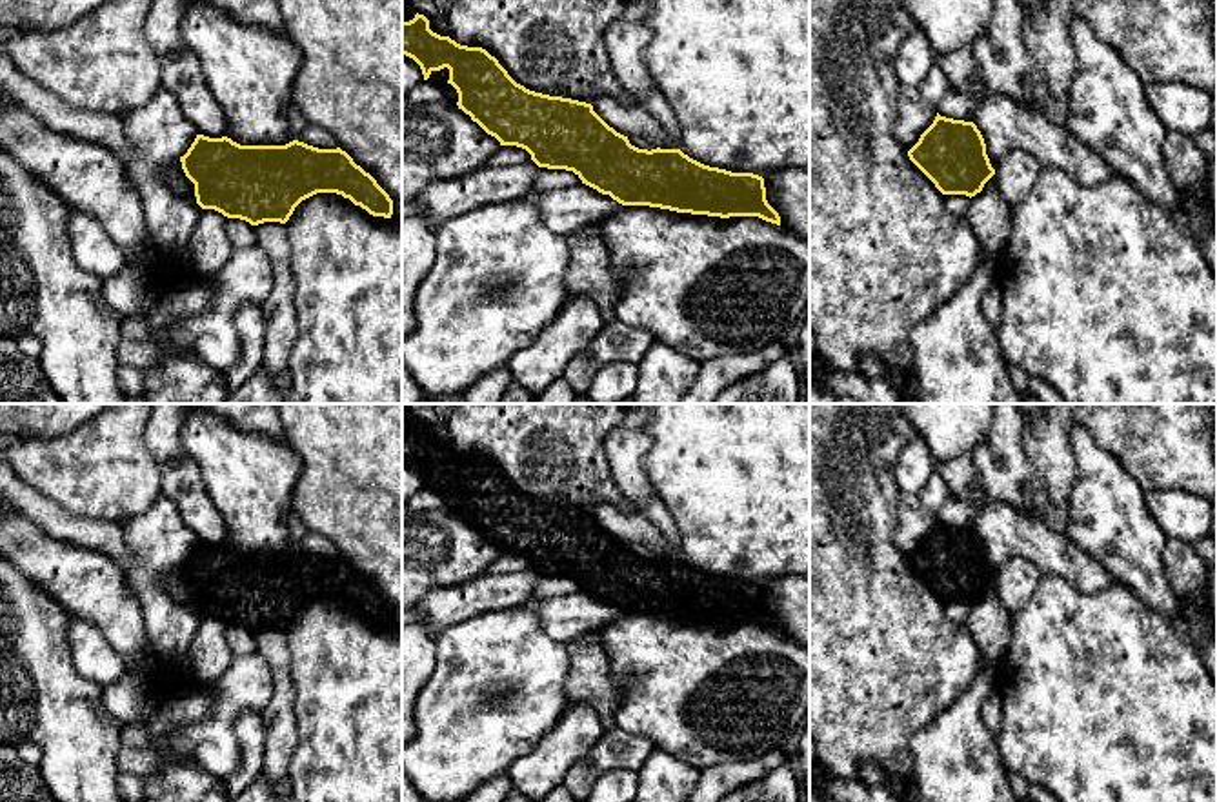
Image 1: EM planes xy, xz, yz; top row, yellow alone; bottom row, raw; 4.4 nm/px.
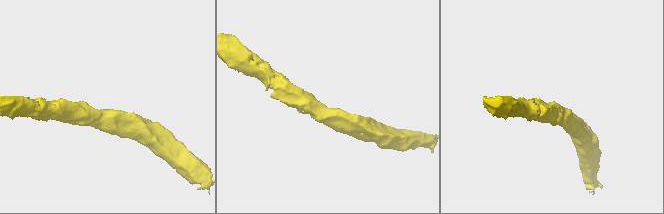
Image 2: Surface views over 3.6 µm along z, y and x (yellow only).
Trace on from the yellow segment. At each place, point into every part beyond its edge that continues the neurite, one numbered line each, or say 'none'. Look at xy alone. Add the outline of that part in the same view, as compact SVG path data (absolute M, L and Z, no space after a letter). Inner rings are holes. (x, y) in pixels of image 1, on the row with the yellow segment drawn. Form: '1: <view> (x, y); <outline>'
none

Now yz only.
none

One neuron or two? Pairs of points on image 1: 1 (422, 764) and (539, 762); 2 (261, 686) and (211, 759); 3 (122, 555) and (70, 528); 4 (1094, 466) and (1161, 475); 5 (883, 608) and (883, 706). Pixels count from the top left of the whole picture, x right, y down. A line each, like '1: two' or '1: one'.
1: two
2: one
3: one
4: two
5: one

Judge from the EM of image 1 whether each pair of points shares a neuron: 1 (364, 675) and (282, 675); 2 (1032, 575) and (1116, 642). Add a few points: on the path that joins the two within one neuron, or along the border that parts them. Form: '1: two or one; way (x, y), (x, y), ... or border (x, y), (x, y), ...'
1: two; border (284, 633), (290, 644), (297, 717)
2: two; border (1045, 575), (1012, 613)

